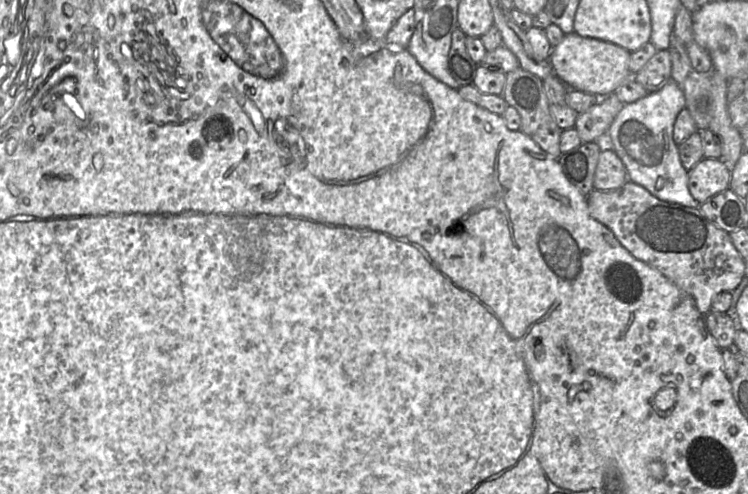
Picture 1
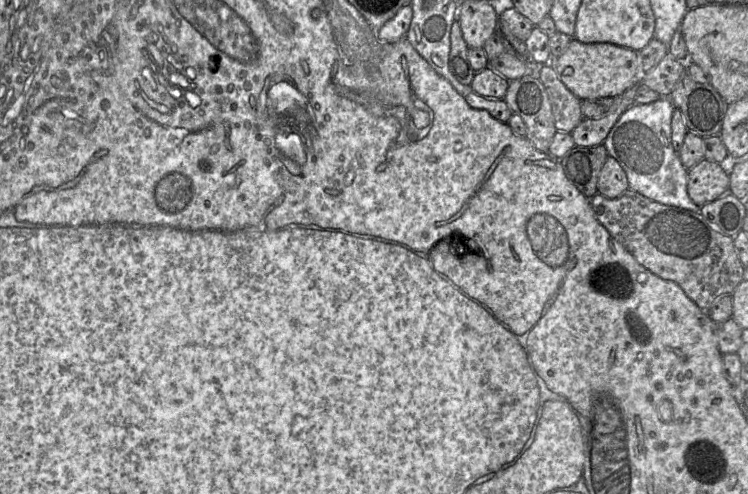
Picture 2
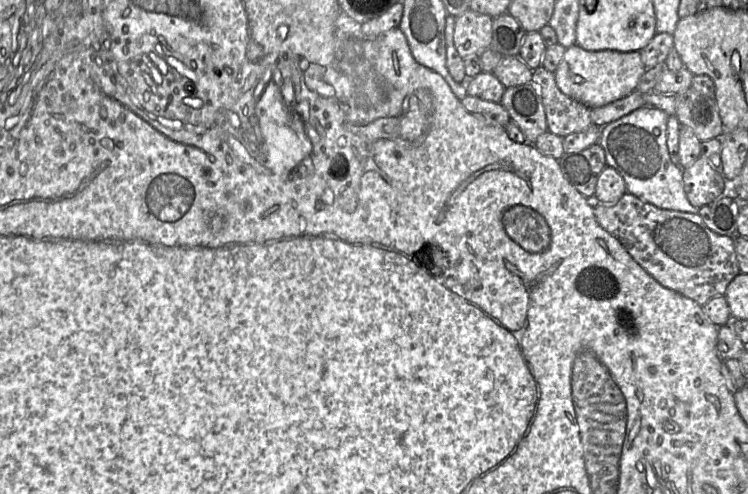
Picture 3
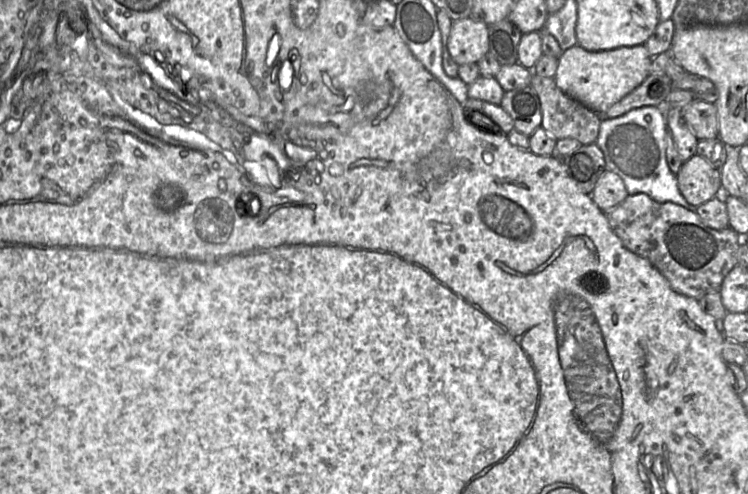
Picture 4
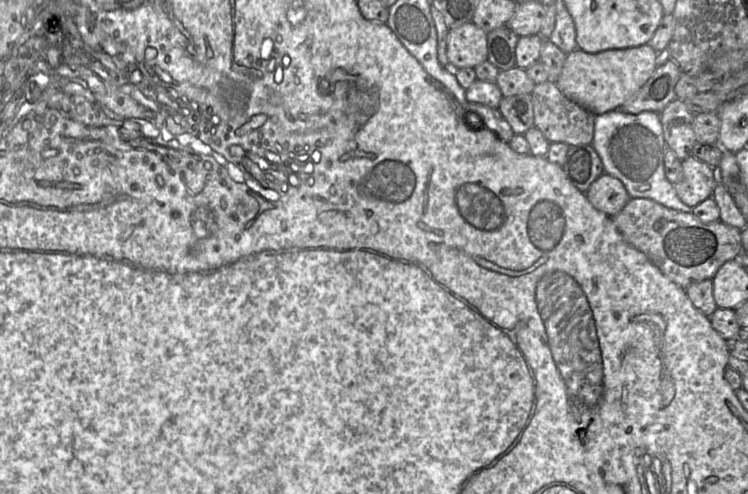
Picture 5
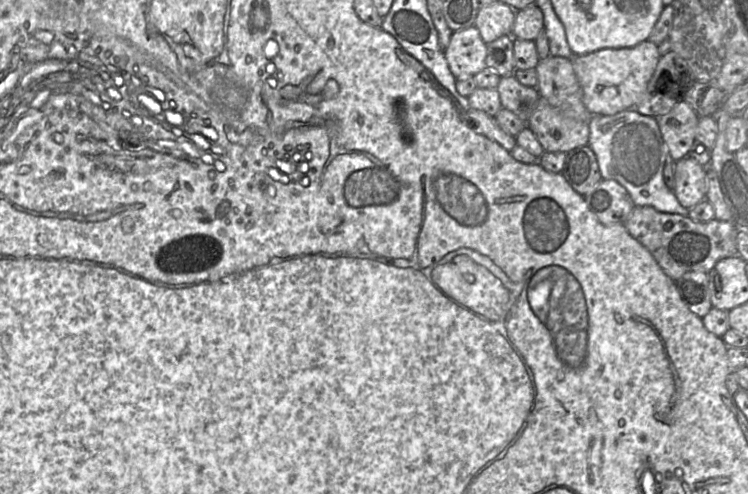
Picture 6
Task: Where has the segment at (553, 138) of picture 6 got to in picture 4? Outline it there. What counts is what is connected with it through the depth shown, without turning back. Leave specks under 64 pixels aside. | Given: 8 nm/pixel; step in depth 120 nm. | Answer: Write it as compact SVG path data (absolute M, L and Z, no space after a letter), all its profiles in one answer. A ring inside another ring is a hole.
M533 74L531 85L538 94L542 110L541 126L555 139L573 138L584 145L595 143L603 115L565 94L553 77Z

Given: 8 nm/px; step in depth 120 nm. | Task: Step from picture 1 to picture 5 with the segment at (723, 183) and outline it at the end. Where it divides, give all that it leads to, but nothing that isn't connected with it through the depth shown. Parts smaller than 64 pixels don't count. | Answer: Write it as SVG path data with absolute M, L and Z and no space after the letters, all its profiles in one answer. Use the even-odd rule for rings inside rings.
M690 155L682 160L682 180L674 184L674 187L681 201L693 208L712 197L718 182L717 168Z

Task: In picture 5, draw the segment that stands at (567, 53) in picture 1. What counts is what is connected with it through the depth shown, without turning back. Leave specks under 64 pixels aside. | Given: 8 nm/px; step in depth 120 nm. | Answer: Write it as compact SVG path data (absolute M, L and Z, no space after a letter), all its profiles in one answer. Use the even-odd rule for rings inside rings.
M650 44L598 53L587 53L576 48L566 55L562 72L555 84L568 99L594 115L600 115L620 109L638 92L658 67L657 55L658 52Z

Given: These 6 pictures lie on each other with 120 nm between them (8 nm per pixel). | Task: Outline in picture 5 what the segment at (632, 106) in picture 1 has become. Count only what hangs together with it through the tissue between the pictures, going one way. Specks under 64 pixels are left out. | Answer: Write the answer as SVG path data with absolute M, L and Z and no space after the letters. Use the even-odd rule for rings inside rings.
M616 109L597 115L591 145L603 162L604 173L618 178L631 198L649 198L665 207L693 213L692 207L681 201L674 184L665 175L665 154L669 147L664 138L659 113L642 111L631 114Z

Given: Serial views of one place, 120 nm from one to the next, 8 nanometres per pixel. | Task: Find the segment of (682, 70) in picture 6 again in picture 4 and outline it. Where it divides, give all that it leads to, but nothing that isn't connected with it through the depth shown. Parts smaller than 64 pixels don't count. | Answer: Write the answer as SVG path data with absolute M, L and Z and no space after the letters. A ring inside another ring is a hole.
M666 73L649 74L637 88L612 105L603 118L615 118L643 106L663 107L672 90L673 81Z

